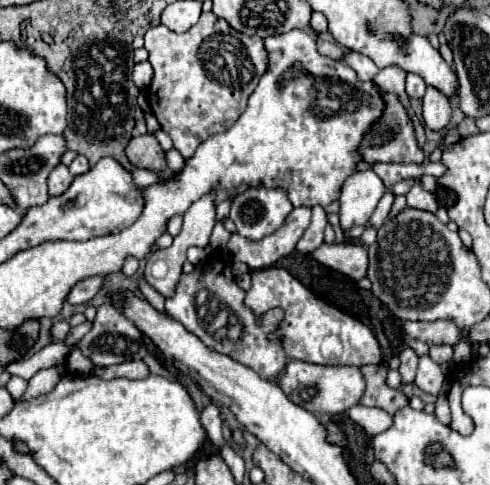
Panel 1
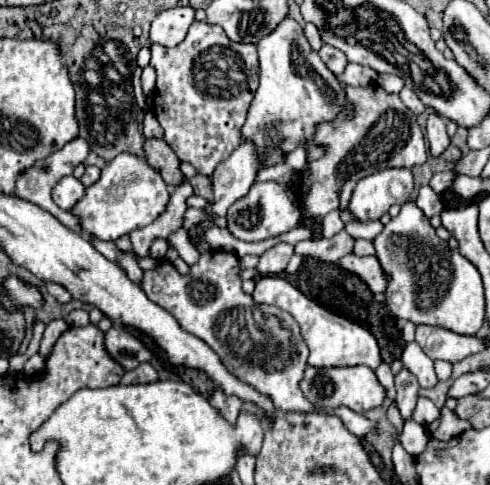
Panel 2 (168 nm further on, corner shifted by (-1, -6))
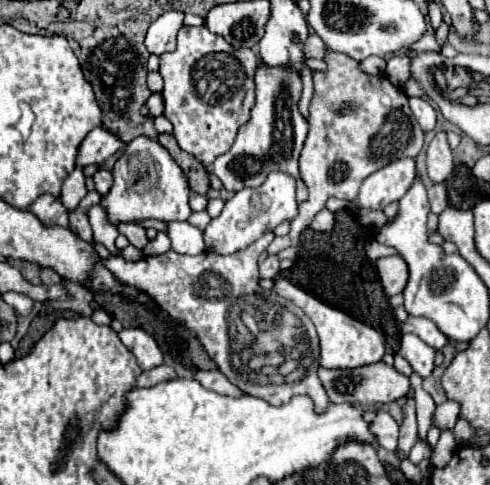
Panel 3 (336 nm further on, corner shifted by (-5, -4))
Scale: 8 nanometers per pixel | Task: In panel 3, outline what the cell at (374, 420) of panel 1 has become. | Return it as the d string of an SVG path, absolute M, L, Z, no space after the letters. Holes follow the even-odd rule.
M418 441L416 445L414 445L414 449L410 451L410 455L408 455L408 459L414 463L414 465L418 465L424 457L430 457L432 455L432 451L430 451L430 445L428 445L428 441Z

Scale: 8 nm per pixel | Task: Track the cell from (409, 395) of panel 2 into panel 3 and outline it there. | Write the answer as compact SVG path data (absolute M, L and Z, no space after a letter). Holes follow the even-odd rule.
M410 395L408 405L404 407L404 421L402 421L402 427L400 427L396 457L406 459L416 441L418 441L418 437L416 437L416 409L414 409L414 397Z

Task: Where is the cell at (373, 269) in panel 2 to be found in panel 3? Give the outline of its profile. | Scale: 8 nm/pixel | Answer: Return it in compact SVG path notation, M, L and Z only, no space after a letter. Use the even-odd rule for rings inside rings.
M400 255L378 259L376 269L378 269L378 275L382 279L382 285L388 297L402 293L408 281L408 265Z

